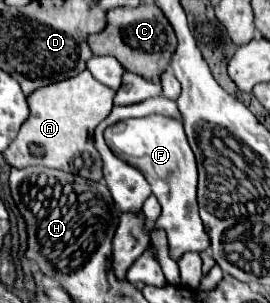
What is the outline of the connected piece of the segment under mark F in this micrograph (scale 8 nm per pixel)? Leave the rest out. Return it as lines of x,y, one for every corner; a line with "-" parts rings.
157,113
141,119
125,119
105,129
105,141
121,161
143,173
153,195
159,199
161,215
155,227
167,231
171,257
177,261
185,251
205,251
209,247
209,235
197,211
197,163
187,143
183,123

